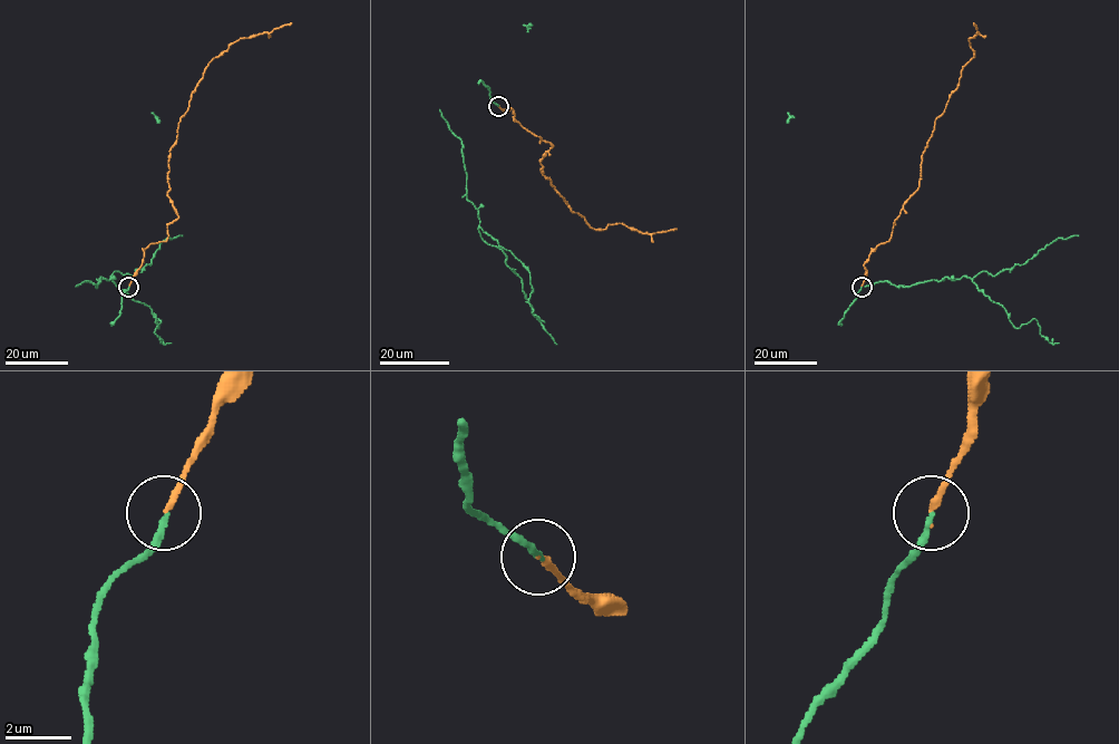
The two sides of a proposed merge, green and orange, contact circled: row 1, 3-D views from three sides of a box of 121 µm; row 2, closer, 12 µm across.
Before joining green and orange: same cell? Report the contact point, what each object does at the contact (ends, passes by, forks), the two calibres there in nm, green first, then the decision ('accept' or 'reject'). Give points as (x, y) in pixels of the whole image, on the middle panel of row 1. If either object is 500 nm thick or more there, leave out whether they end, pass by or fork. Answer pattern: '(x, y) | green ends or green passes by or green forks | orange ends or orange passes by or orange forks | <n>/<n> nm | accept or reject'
(498, 106) | green ends | orange ends | 170/180 nm | accept

